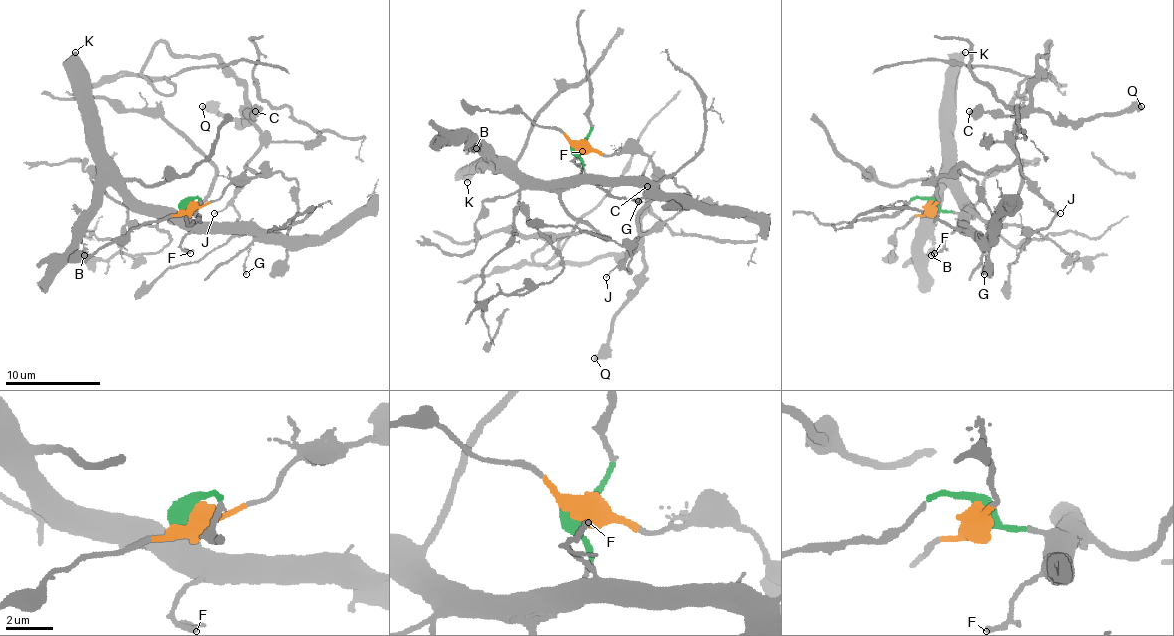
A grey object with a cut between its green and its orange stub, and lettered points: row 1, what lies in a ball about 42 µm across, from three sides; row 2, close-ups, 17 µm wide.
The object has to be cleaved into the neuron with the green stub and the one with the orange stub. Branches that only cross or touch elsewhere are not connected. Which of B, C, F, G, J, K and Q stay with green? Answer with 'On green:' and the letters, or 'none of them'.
On green: B, F, G, K

